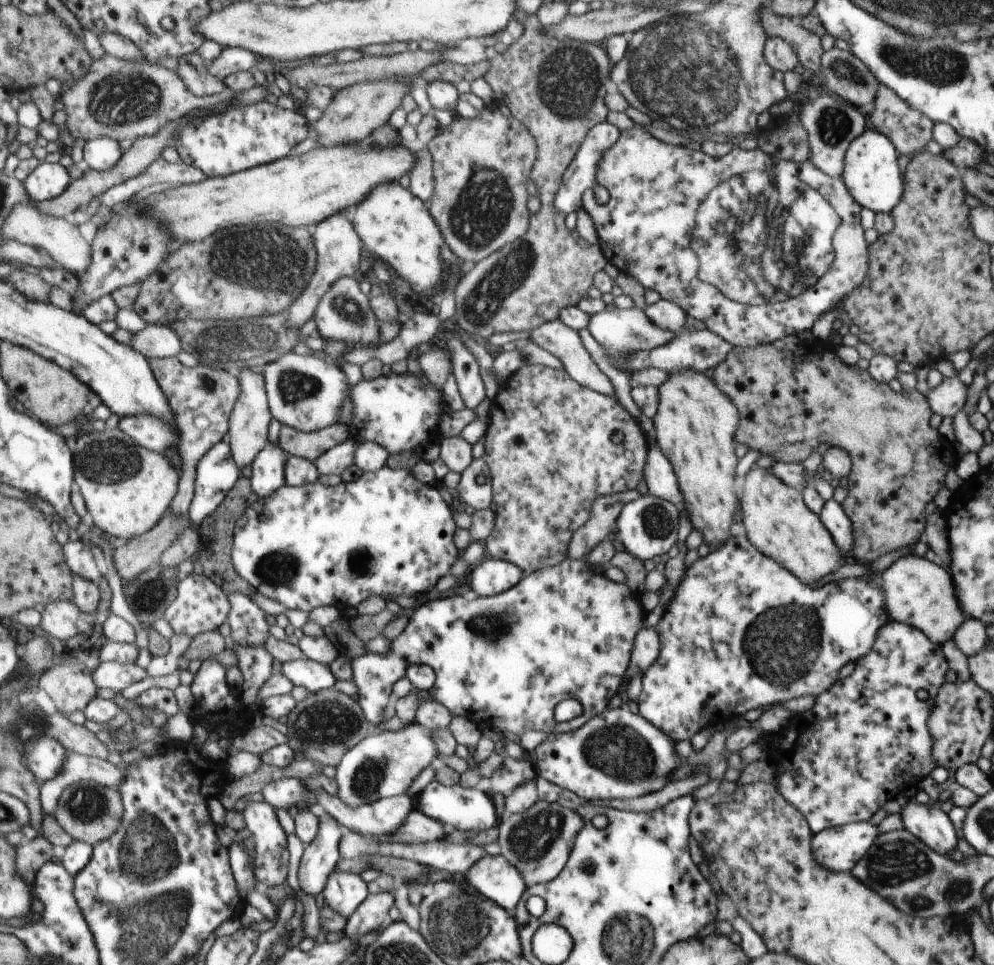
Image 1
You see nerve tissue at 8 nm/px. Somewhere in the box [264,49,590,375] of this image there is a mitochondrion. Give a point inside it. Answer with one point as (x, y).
(480, 213)

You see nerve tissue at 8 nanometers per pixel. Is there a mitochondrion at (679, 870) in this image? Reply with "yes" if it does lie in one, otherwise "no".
no

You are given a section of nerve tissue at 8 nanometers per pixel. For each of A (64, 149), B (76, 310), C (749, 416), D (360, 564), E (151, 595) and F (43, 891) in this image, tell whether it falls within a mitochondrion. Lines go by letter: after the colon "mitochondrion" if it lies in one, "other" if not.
A: other
B: other
C: other
D: mitochondrion
E: mitochondrion
F: other

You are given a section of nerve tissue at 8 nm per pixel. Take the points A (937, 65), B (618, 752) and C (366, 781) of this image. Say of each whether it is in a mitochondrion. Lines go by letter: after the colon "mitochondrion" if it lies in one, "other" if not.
A: mitochondrion
B: mitochondrion
C: mitochondrion

